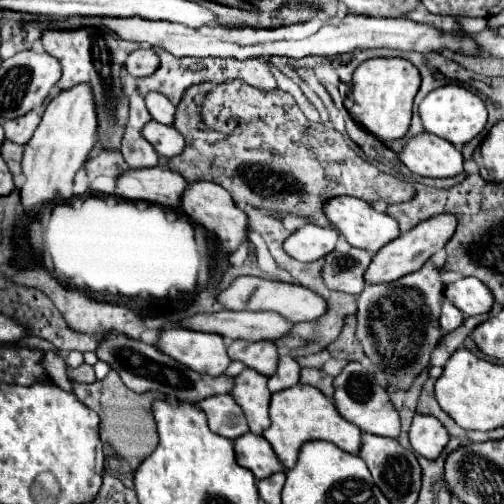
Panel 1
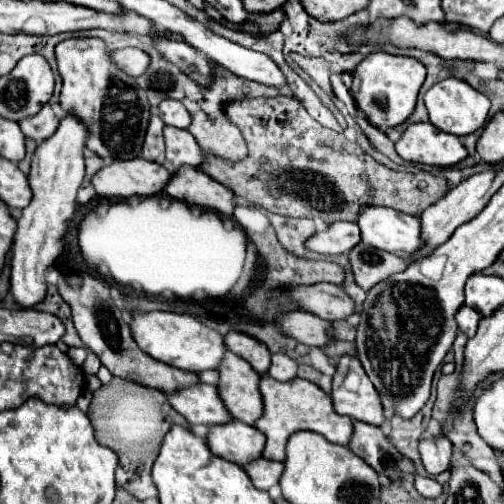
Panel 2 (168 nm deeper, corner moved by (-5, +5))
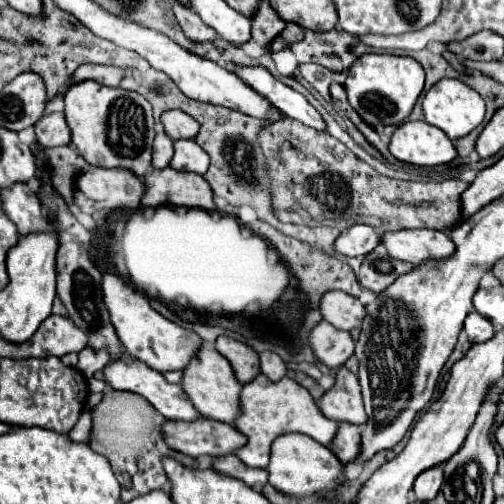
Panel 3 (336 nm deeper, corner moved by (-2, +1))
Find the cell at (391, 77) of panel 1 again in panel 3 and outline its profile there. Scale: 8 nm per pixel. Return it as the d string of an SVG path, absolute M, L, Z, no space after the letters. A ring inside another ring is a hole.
M364 54L362 58L358 58L358 62L354 62L354 66L350 66L344 88L348 92L350 106L362 116L366 124L370 124L372 128L386 124L398 126L410 116L424 88L424 70L414 58L408 56Z

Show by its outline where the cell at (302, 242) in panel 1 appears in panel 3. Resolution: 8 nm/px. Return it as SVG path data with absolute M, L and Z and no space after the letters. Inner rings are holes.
M356 224L356 226L350 226L348 230L344 230L334 240L334 250L336 250L336 254L342 254L342 256L364 256L378 246L378 238L380 238L380 234L374 232L374 228Z

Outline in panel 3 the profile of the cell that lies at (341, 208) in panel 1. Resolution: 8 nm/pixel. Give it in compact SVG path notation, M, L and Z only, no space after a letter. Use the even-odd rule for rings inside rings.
M428 228L384 232L380 244L392 258L410 262L414 266L426 258L444 258L454 252L454 244L446 232Z

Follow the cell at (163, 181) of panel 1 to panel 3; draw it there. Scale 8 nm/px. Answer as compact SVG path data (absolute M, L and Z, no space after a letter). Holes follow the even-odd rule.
M88 168L78 176L74 198L82 212L94 214L102 208L140 208L146 184L126 168Z

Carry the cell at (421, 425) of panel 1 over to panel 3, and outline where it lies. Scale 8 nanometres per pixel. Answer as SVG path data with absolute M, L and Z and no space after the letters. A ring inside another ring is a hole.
M440 464L440 466L434 466L434 468L430 468L430 470L424 470L422 474L418 474L418 478L416 478L416 482L414 482L414 494L416 494L416 500L432 500L436 494L438 494L438 490L440 490L440 486L442 486L442 480L444 480L444 476L442 476L442 466L444 464Z

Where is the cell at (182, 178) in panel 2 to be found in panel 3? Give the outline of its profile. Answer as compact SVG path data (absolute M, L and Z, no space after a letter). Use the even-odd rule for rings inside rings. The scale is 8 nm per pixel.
M172 168L152 170L144 176L146 192L142 208L146 206L188 206L202 210L216 210L214 194L208 182L198 174L186 174Z

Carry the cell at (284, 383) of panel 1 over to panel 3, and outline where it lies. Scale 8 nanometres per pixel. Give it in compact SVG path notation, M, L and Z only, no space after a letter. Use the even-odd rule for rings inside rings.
M274 352L260 354L260 368L262 368L262 374L266 374L270 380L280 380L286 374L286 364Z

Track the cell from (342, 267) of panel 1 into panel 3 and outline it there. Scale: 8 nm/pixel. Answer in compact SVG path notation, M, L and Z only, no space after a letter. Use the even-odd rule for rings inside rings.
M378 246L376 250L372 250L370 254L366 254L362 258L358 282L362 288L368 288L368 290L380 294L382 290L386 290L386 286L390 286L394 282L394 278L410 272L412 268L414 266L408 262L390 258L386 254L386 250L382 250L382 246Z

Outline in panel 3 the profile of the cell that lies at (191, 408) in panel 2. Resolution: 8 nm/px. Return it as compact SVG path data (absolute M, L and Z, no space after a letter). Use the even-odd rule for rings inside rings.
M124 354L122 358L118 360L112 360L106 368L104 368L104 376L108 380L108 386L110 388L116 388L116 390L130 390L130 392L136 392L136 394L142 394L164 418L168 420L184 420L184 422L194 422L198 418L202 418L202 414L198 410L194 410L194 404L190 402L190 398L186 396L184 388L180 384L170 384L166 382L166 378L152 370L150 366L146 366L144 362L138 362L134 358L130 358L130 354Z

